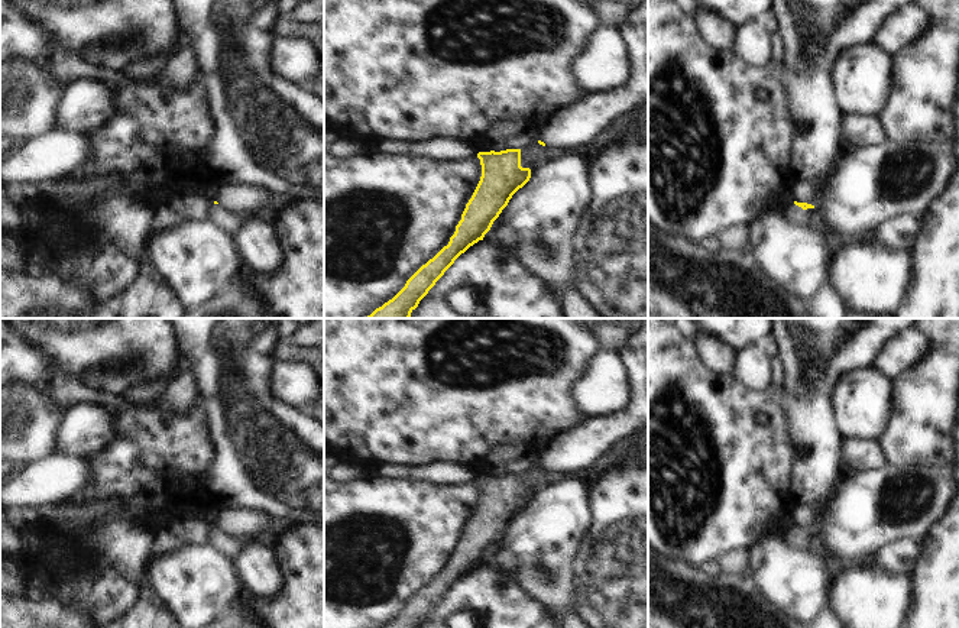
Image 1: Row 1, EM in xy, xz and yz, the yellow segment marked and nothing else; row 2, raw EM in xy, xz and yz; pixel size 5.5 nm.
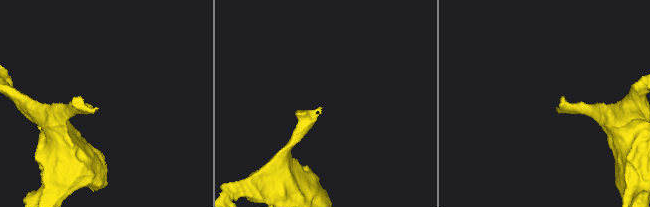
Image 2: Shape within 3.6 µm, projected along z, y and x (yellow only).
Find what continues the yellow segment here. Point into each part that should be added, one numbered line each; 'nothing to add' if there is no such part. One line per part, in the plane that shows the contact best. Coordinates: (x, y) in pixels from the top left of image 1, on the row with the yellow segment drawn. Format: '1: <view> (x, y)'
1: yz (796, 214)

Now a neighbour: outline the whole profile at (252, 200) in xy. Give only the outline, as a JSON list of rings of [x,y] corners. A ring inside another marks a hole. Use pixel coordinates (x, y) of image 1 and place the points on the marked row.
[[[223,182],[217,203],[234,214],[244,213],[247,218],[276,211],[273,194],[259,185]]]

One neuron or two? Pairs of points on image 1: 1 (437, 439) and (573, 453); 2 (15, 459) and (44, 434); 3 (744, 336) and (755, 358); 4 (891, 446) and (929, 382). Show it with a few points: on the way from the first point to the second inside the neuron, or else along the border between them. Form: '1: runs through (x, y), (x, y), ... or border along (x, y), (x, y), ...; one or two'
1: border along (573, 431), (559, 434), (537, 456); two
2: runs through (22, 452), (36, 437); one
3: border along (760, 343), (745, 348), (736, 355); two
4: runs through (907, 430), (923, 414), (925, 398); one

